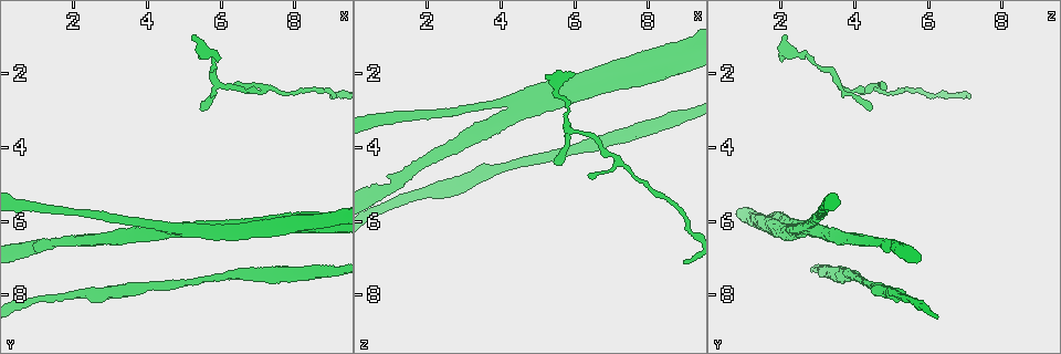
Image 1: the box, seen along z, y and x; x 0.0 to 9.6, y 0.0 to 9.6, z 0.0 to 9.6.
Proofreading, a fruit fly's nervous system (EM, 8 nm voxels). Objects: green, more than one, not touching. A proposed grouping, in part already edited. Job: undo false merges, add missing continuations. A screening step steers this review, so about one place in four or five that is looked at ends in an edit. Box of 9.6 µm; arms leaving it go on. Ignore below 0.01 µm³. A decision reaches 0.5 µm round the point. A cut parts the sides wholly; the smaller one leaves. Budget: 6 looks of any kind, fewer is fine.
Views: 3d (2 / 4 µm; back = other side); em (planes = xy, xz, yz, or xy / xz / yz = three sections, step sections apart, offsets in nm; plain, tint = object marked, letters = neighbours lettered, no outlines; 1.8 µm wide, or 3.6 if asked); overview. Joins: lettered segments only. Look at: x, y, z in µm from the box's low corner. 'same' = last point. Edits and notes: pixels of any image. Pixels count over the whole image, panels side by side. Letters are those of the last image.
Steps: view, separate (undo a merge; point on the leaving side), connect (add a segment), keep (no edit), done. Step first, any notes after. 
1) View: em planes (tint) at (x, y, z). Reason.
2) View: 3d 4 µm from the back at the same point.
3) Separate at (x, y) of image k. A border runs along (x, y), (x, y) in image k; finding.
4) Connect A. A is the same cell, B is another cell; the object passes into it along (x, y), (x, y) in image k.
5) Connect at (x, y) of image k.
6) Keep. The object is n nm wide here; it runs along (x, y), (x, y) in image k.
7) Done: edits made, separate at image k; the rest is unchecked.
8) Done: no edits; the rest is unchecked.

View: 3d 4 µm at (5.25, 1.00, 2.15). Free end.

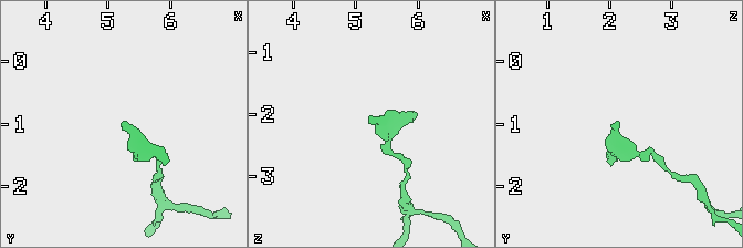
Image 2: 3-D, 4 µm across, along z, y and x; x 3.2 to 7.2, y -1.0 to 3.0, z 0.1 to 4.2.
View: em 3.6 µm planes (letters) at (5.20, 1.00, 2.10).

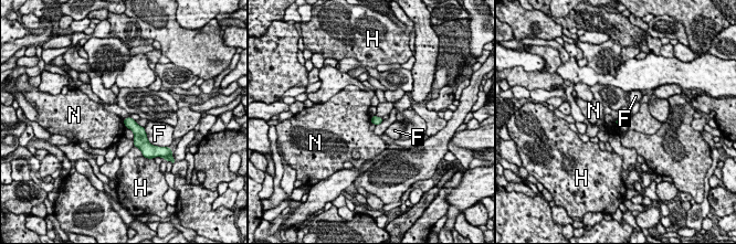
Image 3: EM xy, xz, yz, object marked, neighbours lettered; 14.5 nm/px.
Keep. F, H and N are other cells; no lettered segment goes on from it.

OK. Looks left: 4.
View: 3d 2 µm at (6.30, 2.30, 4.70). An open end.

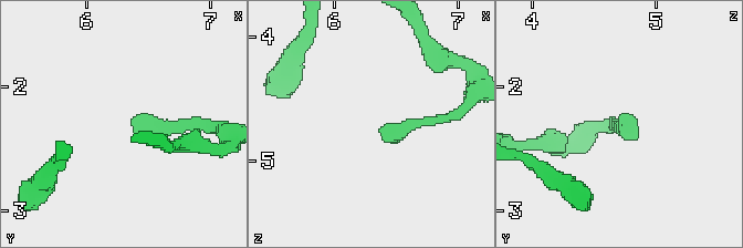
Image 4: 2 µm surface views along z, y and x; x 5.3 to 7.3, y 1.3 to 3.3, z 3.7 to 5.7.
View: em planes (tint) at (6.36, 2.30, 4.72). Need the tissue.

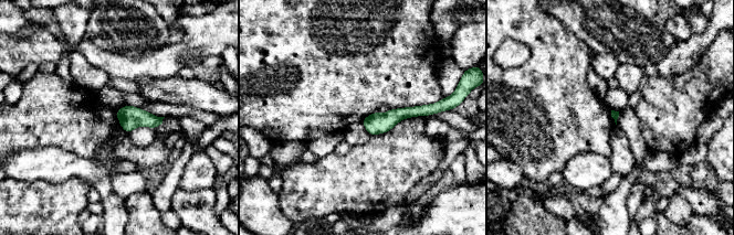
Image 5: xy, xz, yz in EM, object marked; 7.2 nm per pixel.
View: em planes (letters) at the same point. What lies round it.

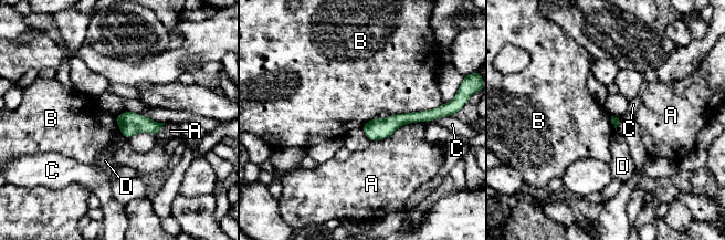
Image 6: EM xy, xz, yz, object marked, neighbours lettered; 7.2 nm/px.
Keep. A, B, C and D are other cells; it runs along (429, 117), (365, 127) in image 6; no lettered segment goes on from it.

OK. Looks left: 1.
Done: no edits; the rest is unchecked.

